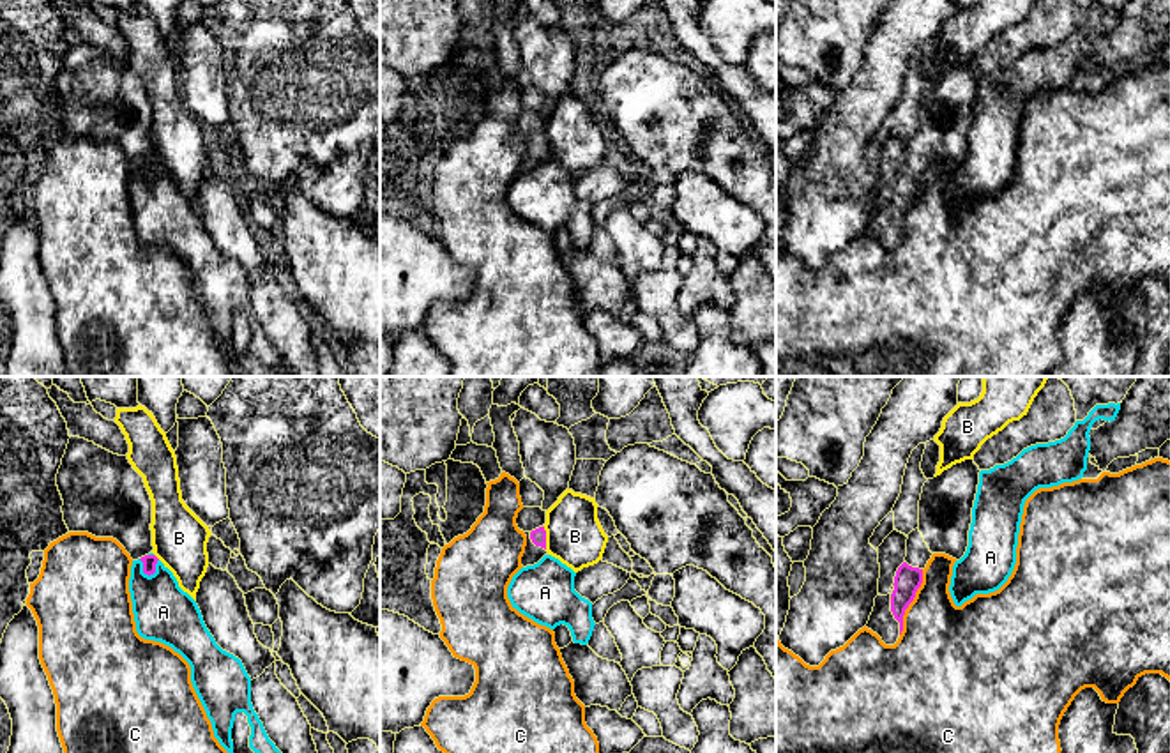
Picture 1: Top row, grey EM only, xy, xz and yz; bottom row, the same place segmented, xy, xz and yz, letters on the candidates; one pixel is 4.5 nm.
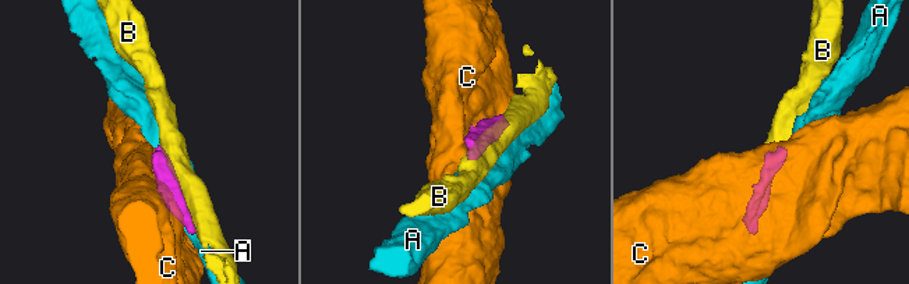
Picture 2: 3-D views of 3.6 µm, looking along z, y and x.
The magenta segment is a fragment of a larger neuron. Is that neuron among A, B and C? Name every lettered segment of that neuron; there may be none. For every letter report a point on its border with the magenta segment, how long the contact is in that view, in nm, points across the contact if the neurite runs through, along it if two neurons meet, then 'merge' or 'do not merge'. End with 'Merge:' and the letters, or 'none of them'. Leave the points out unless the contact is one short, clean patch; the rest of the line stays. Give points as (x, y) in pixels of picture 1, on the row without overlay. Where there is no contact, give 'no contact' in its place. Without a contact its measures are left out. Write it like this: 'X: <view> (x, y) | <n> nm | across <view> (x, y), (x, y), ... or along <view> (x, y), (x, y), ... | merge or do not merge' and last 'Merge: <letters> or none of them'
A: xy (144, 175) | 110 nm | do not merge
B: xz (545, 142) | 110 nm | do not merge
C: yz (911, 205) | 320 nm | do not merge
Merge: none of them

